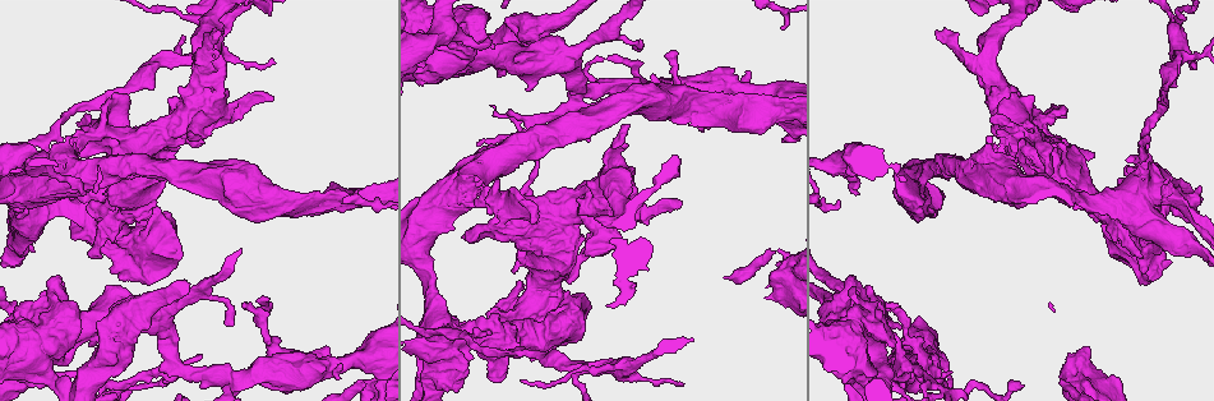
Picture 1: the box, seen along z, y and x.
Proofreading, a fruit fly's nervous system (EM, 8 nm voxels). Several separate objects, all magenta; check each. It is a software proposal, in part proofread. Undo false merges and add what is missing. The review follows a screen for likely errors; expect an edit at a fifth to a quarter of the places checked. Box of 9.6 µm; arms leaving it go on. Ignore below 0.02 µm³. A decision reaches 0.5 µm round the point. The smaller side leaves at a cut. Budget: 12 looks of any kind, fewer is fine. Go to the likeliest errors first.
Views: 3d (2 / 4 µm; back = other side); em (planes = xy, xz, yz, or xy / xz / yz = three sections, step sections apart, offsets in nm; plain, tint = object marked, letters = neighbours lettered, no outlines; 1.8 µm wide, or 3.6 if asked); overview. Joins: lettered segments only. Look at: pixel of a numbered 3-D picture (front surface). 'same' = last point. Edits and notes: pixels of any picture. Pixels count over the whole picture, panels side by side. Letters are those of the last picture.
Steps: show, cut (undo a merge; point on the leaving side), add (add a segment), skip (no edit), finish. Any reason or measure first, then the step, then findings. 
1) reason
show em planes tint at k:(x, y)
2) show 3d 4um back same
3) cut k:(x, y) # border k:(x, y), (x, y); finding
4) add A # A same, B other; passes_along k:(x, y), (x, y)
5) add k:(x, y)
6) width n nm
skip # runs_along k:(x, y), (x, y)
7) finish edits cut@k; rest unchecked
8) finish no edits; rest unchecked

calibre changes
show em 3.6um yz step 4 plain at 1:(437, 58)

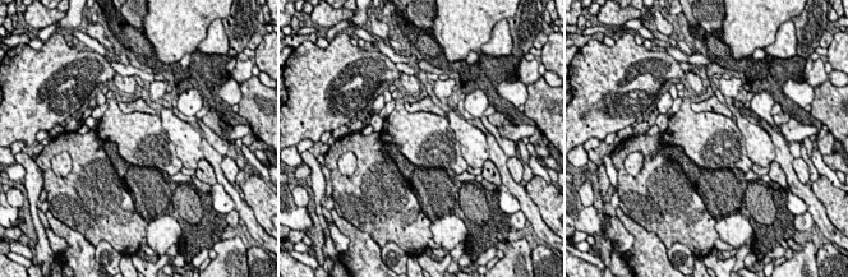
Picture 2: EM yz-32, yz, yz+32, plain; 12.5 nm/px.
what lies round it
show em 3.6um yz step 4 letters same

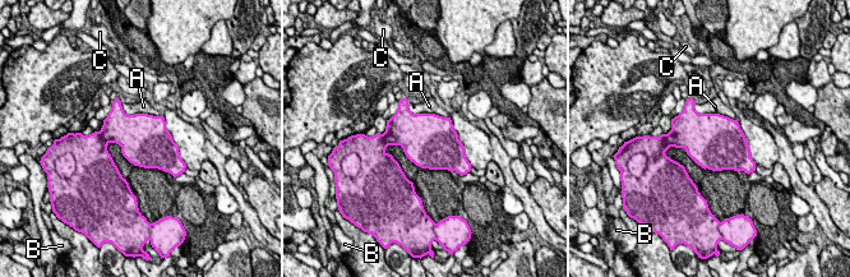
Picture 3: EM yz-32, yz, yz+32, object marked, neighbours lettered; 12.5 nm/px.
cut 3:(91, 153) # A other, B other, C other; two neurons meet here

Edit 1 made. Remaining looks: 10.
thick turns thin
show em 3.6um xz step 16 tint at 1:(1177, 45)

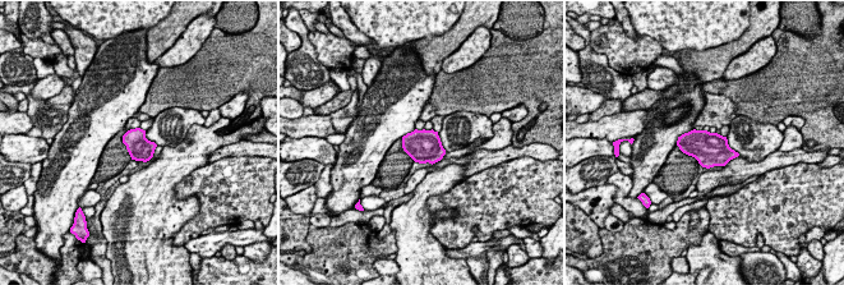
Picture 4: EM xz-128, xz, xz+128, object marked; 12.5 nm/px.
show em 3.6um xy step 4 letters same

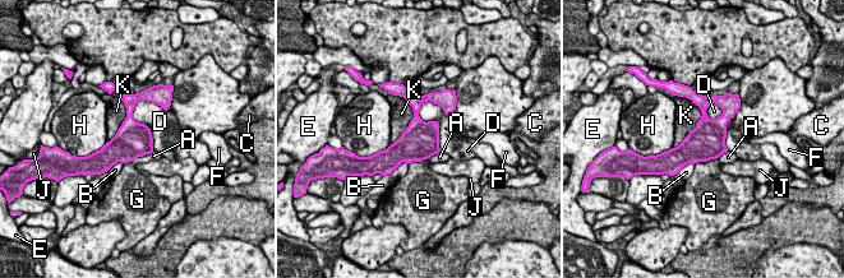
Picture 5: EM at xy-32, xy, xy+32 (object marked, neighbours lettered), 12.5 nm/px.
skip # A other, B other, C other, D other, E other, F other, G other, H other, J other, K other; border 5:(687, 97), (701, 117), (673, 148); one neuron here

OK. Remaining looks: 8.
sharp bend
show em yz step 8 tint at 1:(560, 300)

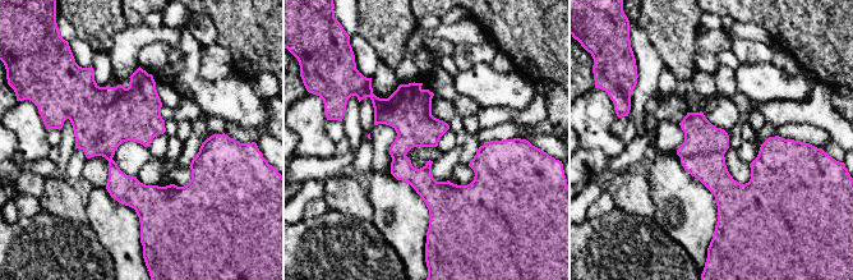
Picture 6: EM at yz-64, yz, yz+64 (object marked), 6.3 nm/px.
show em planes letters same

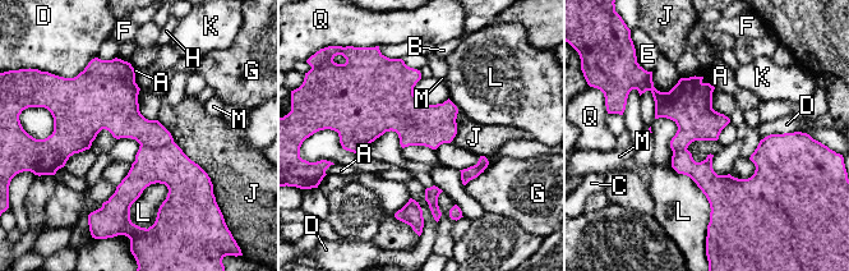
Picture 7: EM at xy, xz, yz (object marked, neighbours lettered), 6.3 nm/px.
cut 7:(127, 122) # A other, B other, C other, D other, E other, F other, G other, H other, J other, K other, L other, M other, Q other; border 7:(172, 139), (160, 147), (141, 146); a second neuron is stuck on

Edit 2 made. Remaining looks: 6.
redraw
show overview

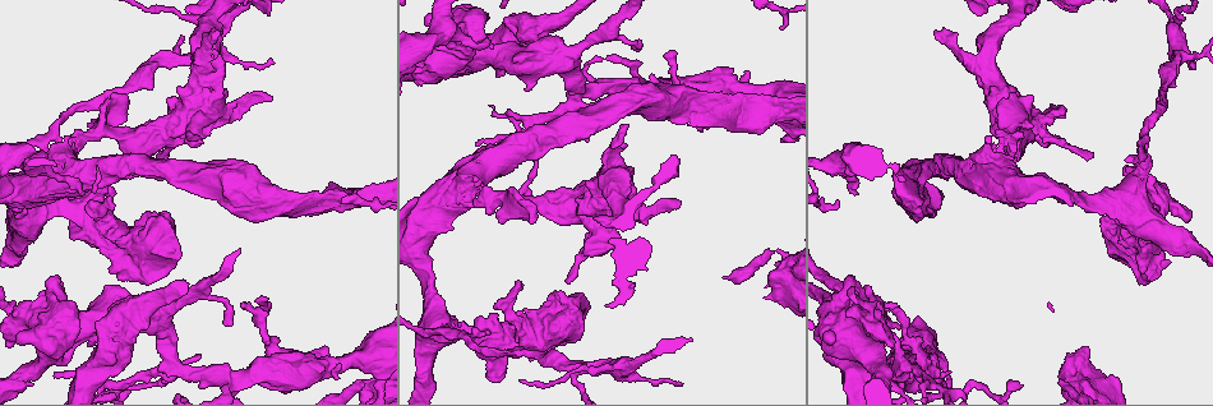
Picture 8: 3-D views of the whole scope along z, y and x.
free end
show em xz step 16 tint at 8:(242, 307)

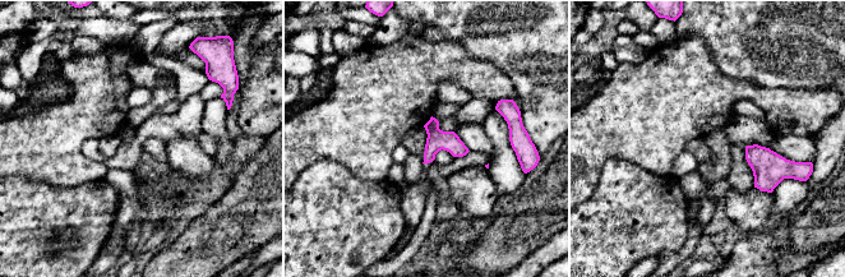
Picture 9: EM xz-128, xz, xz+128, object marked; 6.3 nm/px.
show em planes letters same

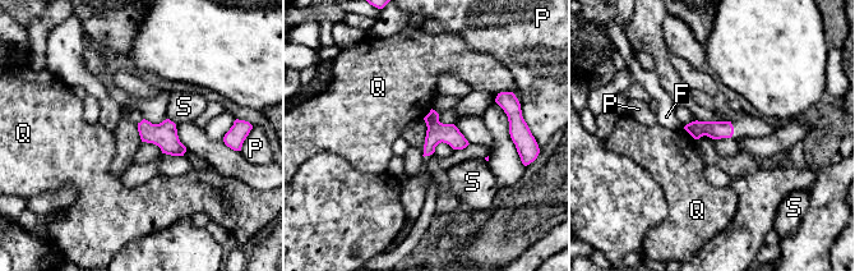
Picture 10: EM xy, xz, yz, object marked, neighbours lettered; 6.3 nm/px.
skip # F other, P other, Q other, S other; none of them fits

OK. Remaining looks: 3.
thick end
show 3d 4um at 8:(586, 254)

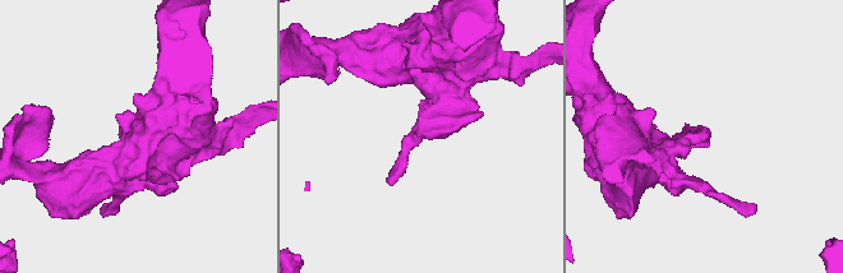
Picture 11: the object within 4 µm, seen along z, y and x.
show em 3.6um yz step 4 letters at 11:(709, 136)

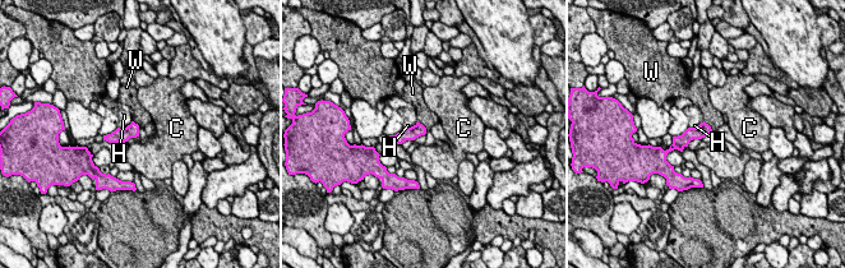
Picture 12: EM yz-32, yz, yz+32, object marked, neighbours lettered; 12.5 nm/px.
longest_contact H 200 nm
skip # C other, H other, W other; border 12:(703, 120), (712, 130); no lettered segment goes on from it

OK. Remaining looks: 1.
finish edits cut@3, cut@7; rest unchecked

